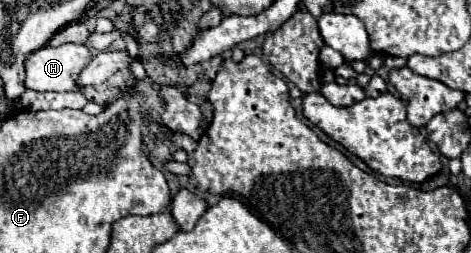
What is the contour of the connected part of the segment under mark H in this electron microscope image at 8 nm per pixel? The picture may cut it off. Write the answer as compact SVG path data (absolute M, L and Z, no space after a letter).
M46 45L26 57L24 85L34 91L76 91L76 77L88 65L90 57L86 45Z

